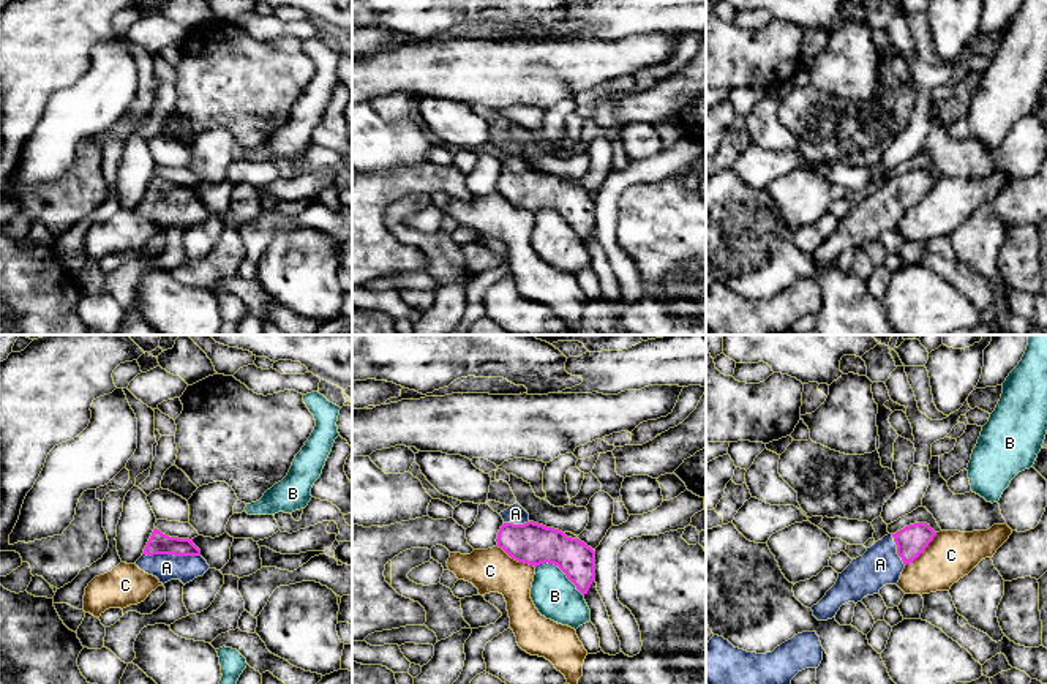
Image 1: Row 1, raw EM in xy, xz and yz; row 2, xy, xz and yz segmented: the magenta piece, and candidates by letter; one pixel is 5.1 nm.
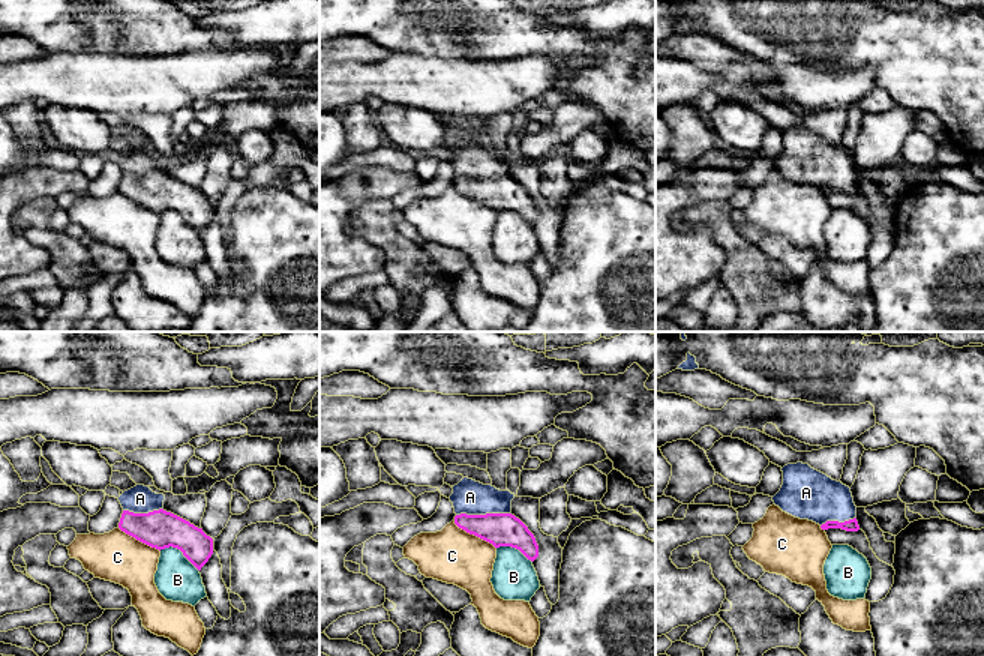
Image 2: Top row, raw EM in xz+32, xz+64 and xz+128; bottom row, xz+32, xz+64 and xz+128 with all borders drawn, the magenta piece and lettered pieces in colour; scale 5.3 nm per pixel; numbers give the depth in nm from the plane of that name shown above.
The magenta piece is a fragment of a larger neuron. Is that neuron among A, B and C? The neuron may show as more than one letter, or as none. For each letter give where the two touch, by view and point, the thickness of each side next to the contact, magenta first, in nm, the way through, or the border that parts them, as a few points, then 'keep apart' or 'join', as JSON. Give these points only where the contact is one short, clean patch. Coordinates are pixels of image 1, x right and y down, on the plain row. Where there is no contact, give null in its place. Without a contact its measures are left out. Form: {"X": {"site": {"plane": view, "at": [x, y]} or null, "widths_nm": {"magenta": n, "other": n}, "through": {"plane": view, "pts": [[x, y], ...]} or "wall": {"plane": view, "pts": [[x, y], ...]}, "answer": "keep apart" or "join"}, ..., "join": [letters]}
{"A": {"site": {"plane": "xy", "at": [171, 199]}, "widths_nm": {"magenta": 110, "other": 140}, "through": {"plane": "xy", "pts": [[158, 190], [171, 199], [166, 206], [166, 214]]}, "answer": "join"}, "B": {"site": {"plane": "xz", "at": [561, 215]}, "widths_nm": {"magenta": 220, "other": 220}, "answer": "keep apart"}, "C": {"site": {"plane": "yz", "at": [923, 196]}, "widths_nm": {"magenta": 160, "other": 240}, "wall": {"plane": "yz", "pts": [[937, 179], [905, 212]]}, "answer": "keep apart"}, "join": ["A"]}

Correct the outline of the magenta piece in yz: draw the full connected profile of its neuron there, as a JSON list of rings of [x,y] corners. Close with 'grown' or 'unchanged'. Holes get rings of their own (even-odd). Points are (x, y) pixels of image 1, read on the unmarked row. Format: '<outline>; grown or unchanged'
[[[914,169],[884,182],[839,220],[835,231],[812,253],[813,262],[818,267],[832,265],[842,251],[857,250],[886,231],[897,231],[905,212],[919,204],[935,182],[927,169]]]; grown

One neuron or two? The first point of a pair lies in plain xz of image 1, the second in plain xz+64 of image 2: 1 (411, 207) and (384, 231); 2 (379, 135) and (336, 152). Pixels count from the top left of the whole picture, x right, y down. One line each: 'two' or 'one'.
1: one
2: one

